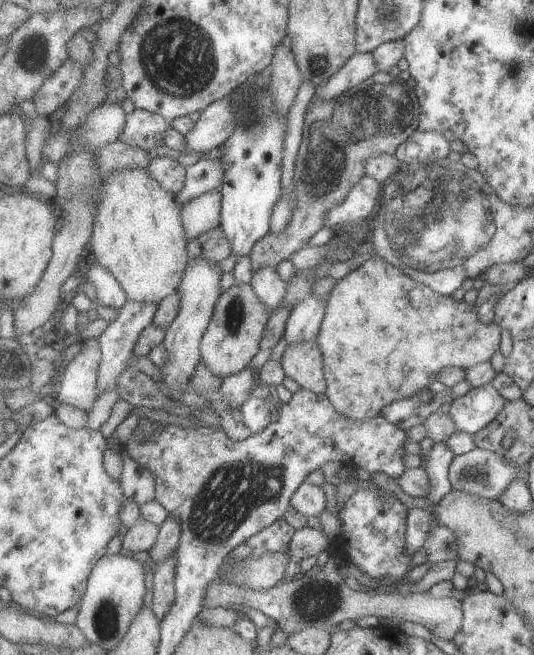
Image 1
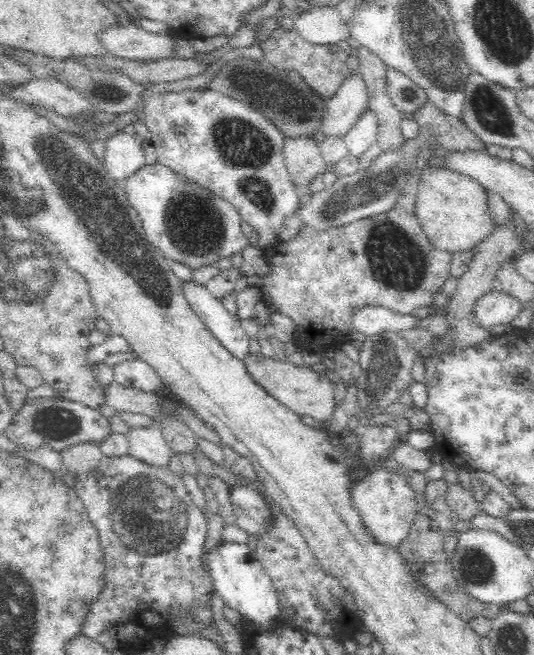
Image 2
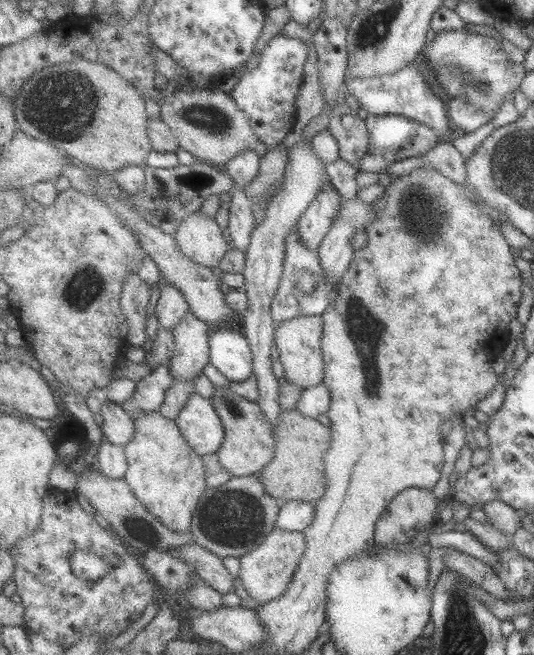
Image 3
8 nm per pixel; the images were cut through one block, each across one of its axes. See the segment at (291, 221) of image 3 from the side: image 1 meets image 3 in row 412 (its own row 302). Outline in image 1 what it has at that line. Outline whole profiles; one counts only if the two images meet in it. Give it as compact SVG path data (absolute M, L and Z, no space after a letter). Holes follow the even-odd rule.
M265 265L253 272L251 283L257 296L265 302L272 311L277 310L285 300L288 283L279 274L278 267Z

